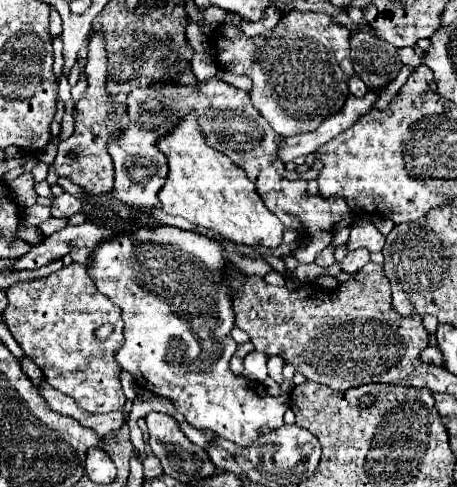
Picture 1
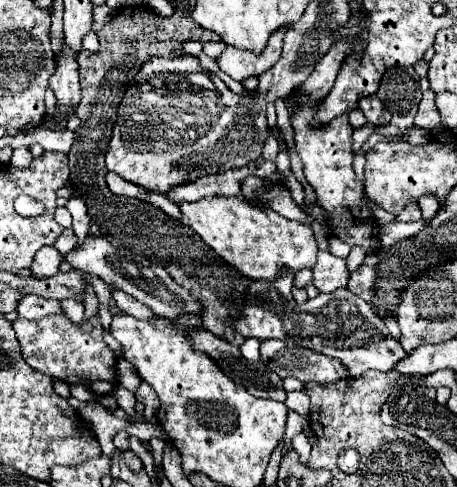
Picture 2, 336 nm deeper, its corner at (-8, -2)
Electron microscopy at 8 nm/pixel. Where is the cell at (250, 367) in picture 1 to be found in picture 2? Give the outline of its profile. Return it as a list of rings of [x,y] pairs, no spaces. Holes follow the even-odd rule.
[[[246,340],[240,346],[240,350],[246,360],[260,360],[260,342],[258,340]]]

